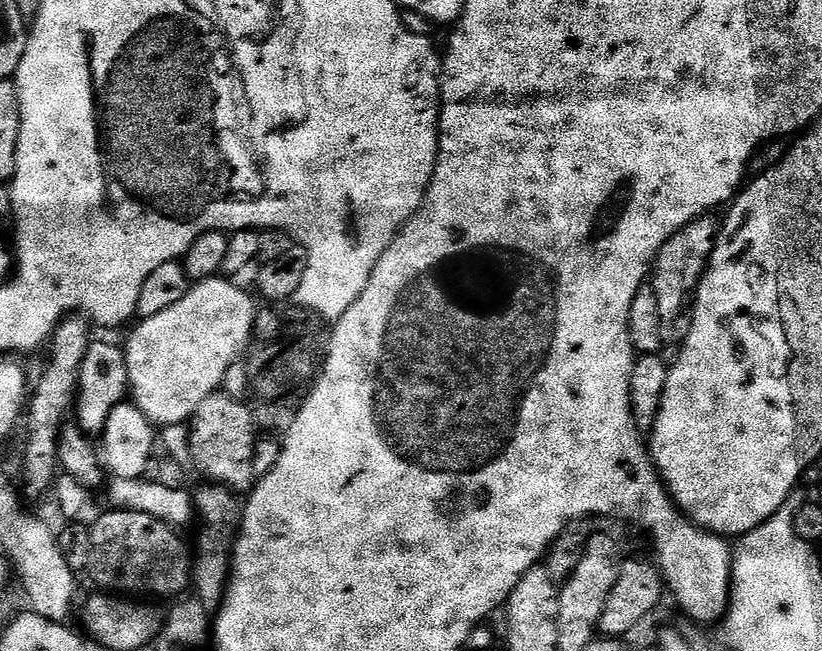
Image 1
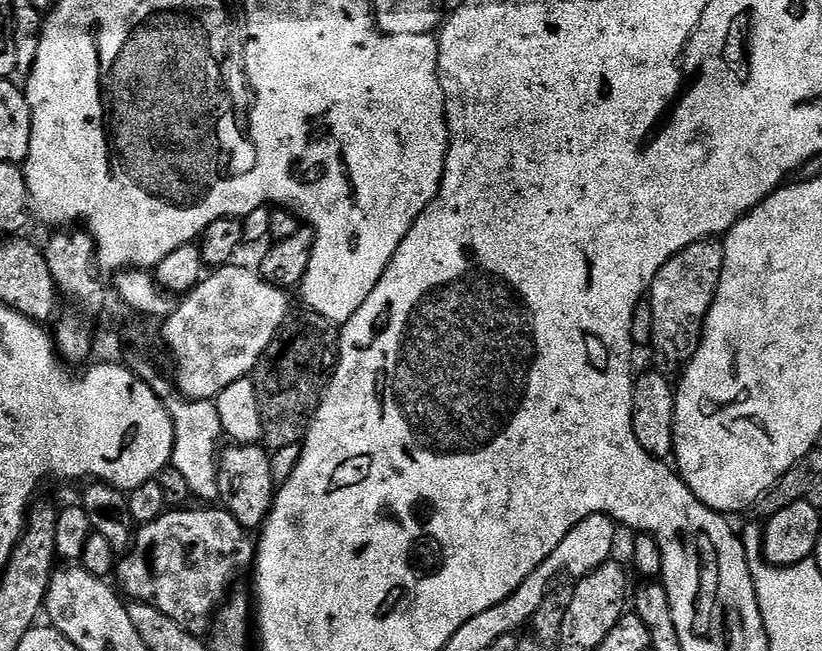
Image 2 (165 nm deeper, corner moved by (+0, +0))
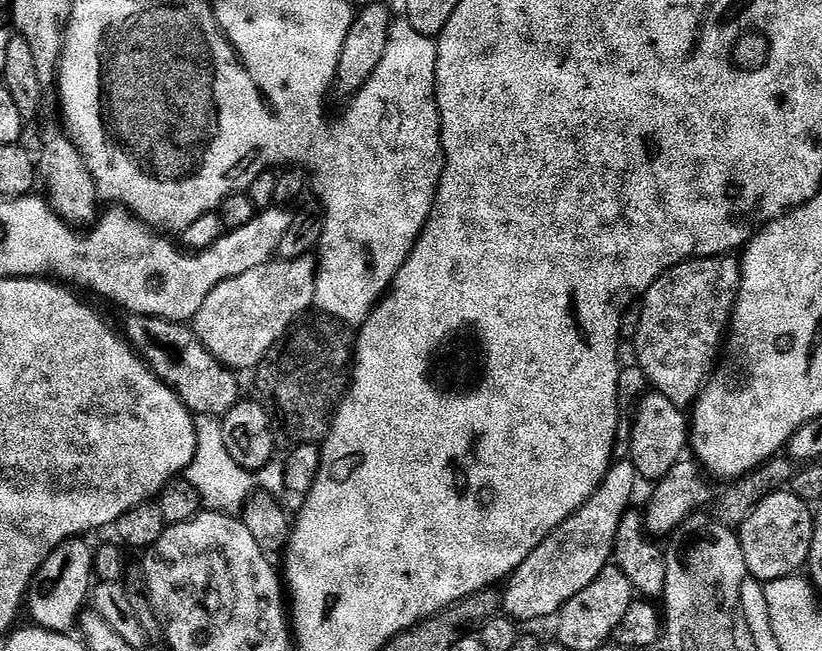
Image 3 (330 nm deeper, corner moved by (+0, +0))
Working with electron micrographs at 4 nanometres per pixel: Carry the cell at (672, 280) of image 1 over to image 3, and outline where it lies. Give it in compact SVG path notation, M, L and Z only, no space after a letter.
M725 254L723 256L703 256L697 260L684 260L678 266L666 270L646 290L642 297L642 318L638 322L638 334L634 341L636 360L649 380L651 391L662 394L674 402L674 406L685 410L691 409L708 377L712 375L726 333L732 322L732 312L736 308L736 299L740 293L740 256Z

